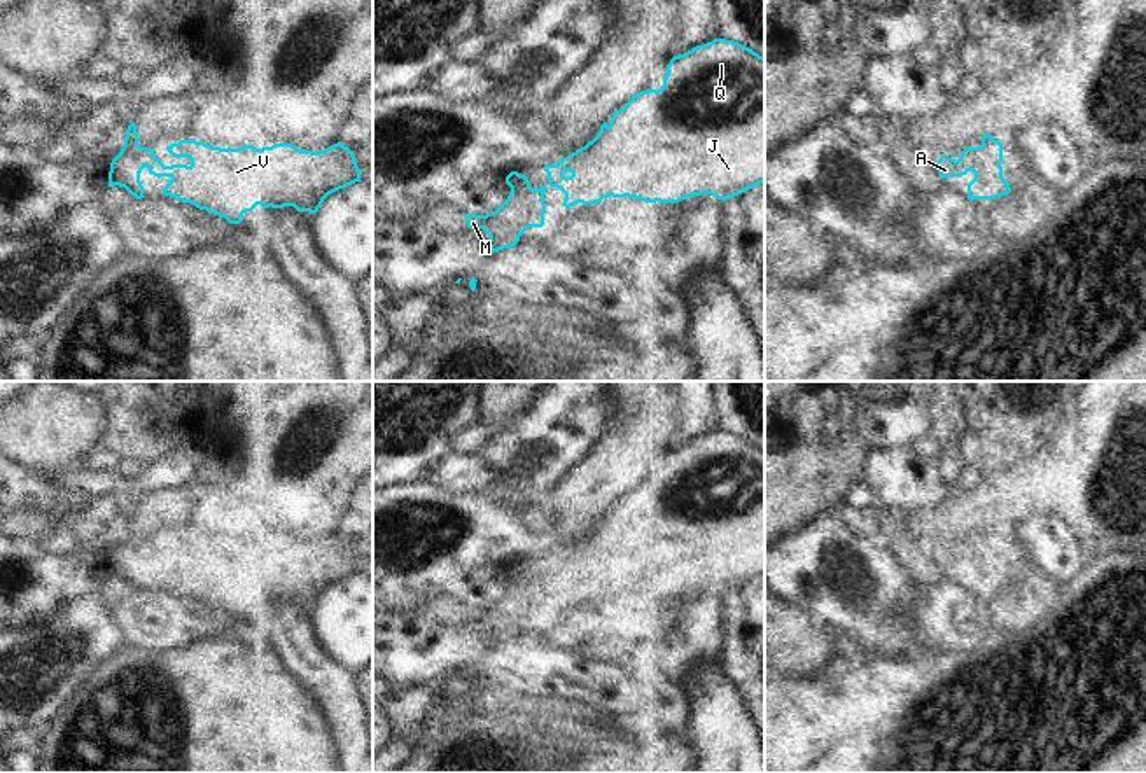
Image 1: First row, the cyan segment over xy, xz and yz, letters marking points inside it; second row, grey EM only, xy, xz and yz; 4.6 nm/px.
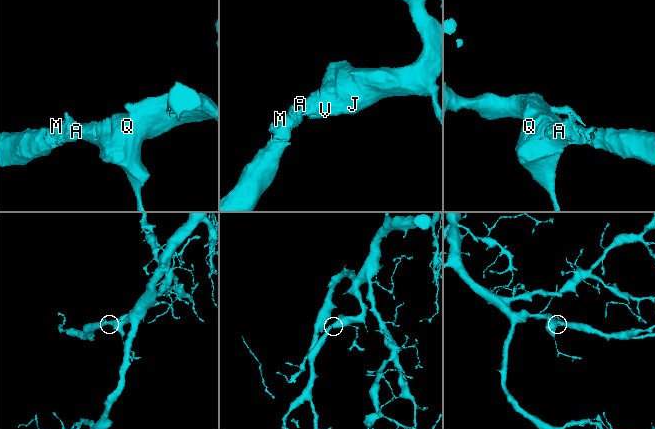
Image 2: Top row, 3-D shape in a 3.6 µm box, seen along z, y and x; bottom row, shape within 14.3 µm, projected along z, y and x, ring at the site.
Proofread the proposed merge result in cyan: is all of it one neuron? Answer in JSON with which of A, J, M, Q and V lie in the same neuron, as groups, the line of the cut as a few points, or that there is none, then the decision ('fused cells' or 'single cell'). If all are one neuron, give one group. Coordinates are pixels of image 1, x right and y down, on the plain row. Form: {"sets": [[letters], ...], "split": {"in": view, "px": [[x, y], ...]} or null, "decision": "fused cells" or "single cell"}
{"sets": [["A", "J", "M", "Q", "V"]], "split": null, "decision": "single cell"}

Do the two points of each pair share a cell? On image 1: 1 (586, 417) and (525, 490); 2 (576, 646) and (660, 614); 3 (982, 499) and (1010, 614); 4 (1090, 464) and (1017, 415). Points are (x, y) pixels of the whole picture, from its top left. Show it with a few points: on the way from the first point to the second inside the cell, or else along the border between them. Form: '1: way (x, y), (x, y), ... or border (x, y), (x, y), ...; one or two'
1: way (576, 434), (538, 473); one
2: way (597, 630), (628, 630), (639, 623); one
3: way (1008, 527), (1013, 558), (1019, 565), (1019, 586); one
4: border (1073, 403), (1054, 436), (1019, 464); two

